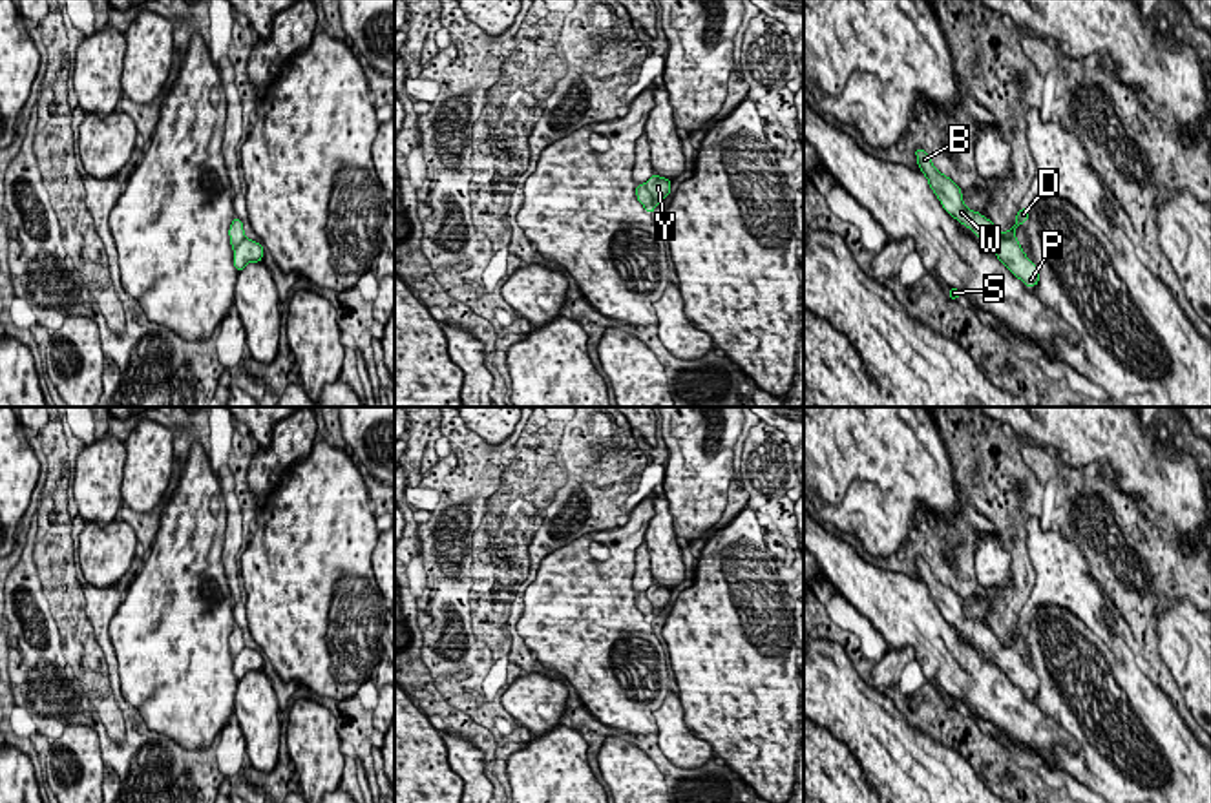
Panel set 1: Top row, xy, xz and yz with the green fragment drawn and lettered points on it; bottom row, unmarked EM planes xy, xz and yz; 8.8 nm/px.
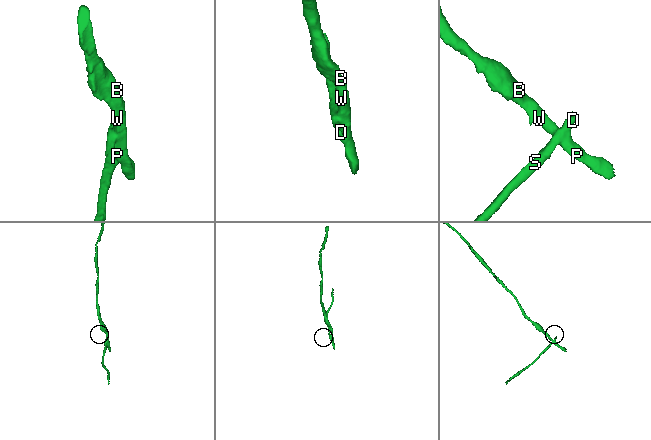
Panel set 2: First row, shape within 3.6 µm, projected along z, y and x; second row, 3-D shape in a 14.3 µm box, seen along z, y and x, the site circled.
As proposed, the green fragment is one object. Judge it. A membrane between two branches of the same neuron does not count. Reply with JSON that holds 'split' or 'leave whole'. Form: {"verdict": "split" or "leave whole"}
{"verdict": "split"}

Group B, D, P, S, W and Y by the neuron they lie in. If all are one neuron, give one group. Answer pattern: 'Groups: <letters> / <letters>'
Groups: B P W Y / D S

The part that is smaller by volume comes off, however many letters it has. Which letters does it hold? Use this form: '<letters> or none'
D, S

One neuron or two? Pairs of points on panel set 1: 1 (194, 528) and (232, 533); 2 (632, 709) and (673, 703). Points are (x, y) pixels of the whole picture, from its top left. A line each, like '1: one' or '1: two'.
1: two
2: two

